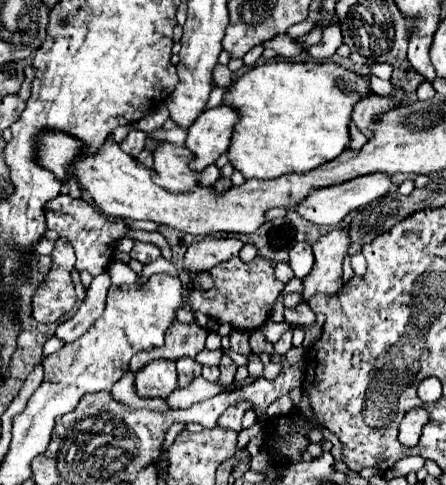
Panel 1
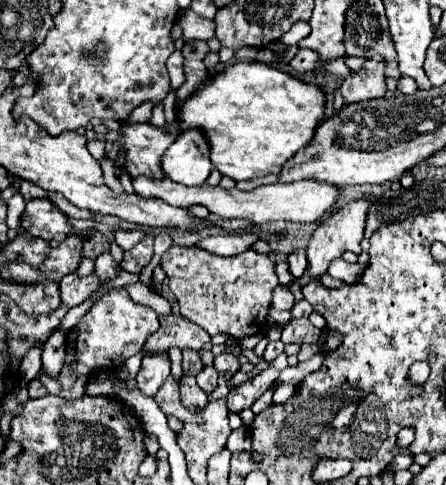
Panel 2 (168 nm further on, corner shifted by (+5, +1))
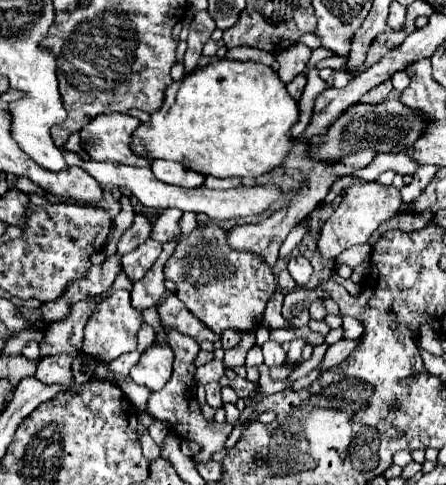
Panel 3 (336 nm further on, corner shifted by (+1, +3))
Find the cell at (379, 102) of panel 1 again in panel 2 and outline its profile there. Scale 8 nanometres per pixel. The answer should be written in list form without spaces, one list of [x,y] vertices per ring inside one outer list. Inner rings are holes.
[[[381,57],[367,59],[363,69],[353,73],[341,83],[341,95],[345,103],[357,103],[367,99],[379,99],[387,93],[385,61]]]

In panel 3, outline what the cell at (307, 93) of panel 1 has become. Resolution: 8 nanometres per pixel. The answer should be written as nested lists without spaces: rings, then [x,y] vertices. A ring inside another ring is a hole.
[[[221,59],[205,67],[197,67],[181,81],[171,83],[165,91],[165,99],[159,111],[151,115],[147,123],[141,123],[135,129],[135,141],[131,147],[137,153],[147,153],[151,159],[171,159],[187,165],[189,171],[213,177],[261,177],[267,171],[275,169],[289,153],[291,139],[289,129],[297,123],[299,105],[289,97],[285,83],[279,75],[263,65],[253,61],[233,61]]]

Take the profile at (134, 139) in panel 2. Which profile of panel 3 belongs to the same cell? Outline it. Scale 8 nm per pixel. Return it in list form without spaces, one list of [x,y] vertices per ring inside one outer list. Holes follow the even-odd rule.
[[[99,115],[79,131],[81,149],[95,161],[149,167],[151,161],[137,157],[129,147],[131,133],[137,129],[137,125],[139,119],[131,115]]]

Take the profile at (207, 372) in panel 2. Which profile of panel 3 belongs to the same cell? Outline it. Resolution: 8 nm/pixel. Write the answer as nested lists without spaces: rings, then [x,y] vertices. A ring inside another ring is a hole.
[[[213,381],[213,383],[207,383],[205,385],[205,393],[207,393],[207,403],[209,403],[209,407],[211,409],[219,409],[219,407],[223,407],[223,399],[221,399],[221,385],[217,383],[217,381]]]

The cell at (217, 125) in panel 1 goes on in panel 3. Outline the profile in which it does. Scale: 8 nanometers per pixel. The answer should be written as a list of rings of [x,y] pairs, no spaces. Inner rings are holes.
[[[157,159],[151,163],[151,171],[155,173],[155,177],[167,185],[179,185],[179,187],[187,187],[187,189],[195,189],[201,187],[205,177],[195,173],[195,171],[187,171],[187,167],[183,167],[177,161],[163,161]]]

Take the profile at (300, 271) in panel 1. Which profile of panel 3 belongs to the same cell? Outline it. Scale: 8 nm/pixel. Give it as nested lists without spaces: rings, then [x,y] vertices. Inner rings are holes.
[[[303,255],[293,257],[293,259],[289,261],[287,269],[289,269],[291,277],[297,281],[297,285],[299,285],[299,287],[305,287],[305,283],[309,281],[309,277],[311,277],[311,273],[313,273],[311,263],[309,263],[309,261],[307,261]]]

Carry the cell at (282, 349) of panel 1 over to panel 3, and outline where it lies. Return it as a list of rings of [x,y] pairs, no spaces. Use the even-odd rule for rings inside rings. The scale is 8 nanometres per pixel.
[[[269,339],[269,341],[263,343],[261,349],[263,349],[263,355],[265,355],[265,365],[267,367],[275,367],[275,365],[285,363],[285,351],[283,351],[283,347],[279,343]]]

